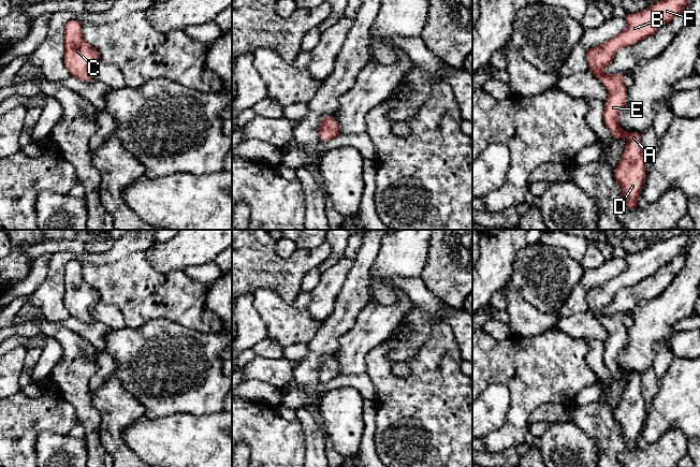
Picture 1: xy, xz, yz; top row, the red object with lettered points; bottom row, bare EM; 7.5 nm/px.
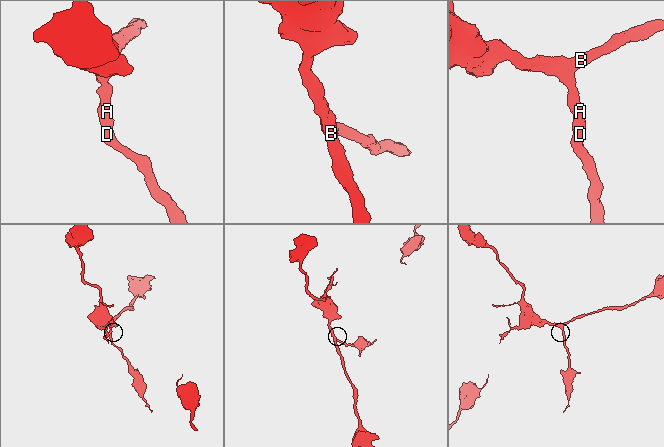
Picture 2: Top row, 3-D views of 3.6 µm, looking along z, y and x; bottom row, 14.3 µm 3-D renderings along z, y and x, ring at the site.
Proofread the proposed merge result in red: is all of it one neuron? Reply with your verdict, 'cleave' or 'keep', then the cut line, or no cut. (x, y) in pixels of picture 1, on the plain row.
keep | no cut

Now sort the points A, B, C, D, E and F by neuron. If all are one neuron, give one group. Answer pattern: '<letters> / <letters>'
A B C D E F

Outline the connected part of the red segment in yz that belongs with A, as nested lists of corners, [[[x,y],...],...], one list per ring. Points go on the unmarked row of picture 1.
[[[689,234],[659,242],[651,248],[625,257],[626,268],[601,286],[586,292],[589,312],[600,320],[609,333],[604,342],[603,362],[610,370],[613,380],[627,377],[622,399],[614,410],[626,449],[638,449],[637,439],[641,434],[646,415],[645,402],[642,394],[641,374],[626,373],[618,365],[618,354],[627,345],[627,326],[624,325],[624,315],[607,316],[603,310],[609,306],[616,293],[628,286],[633,286],[653,276],[660,267],[681,256],[688,246]]]

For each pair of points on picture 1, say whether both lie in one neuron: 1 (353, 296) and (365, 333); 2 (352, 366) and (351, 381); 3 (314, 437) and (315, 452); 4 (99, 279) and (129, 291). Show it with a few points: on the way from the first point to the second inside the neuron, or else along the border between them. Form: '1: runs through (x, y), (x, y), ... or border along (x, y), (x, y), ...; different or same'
1: border along (368, 301), (355, 318), (354, 324), (344, 334); different
2: border along (366, 371), (339, 376); different
3: runs through (315, 440), (315, 449); same
4: runs through (106, 279), (121, 283); same

